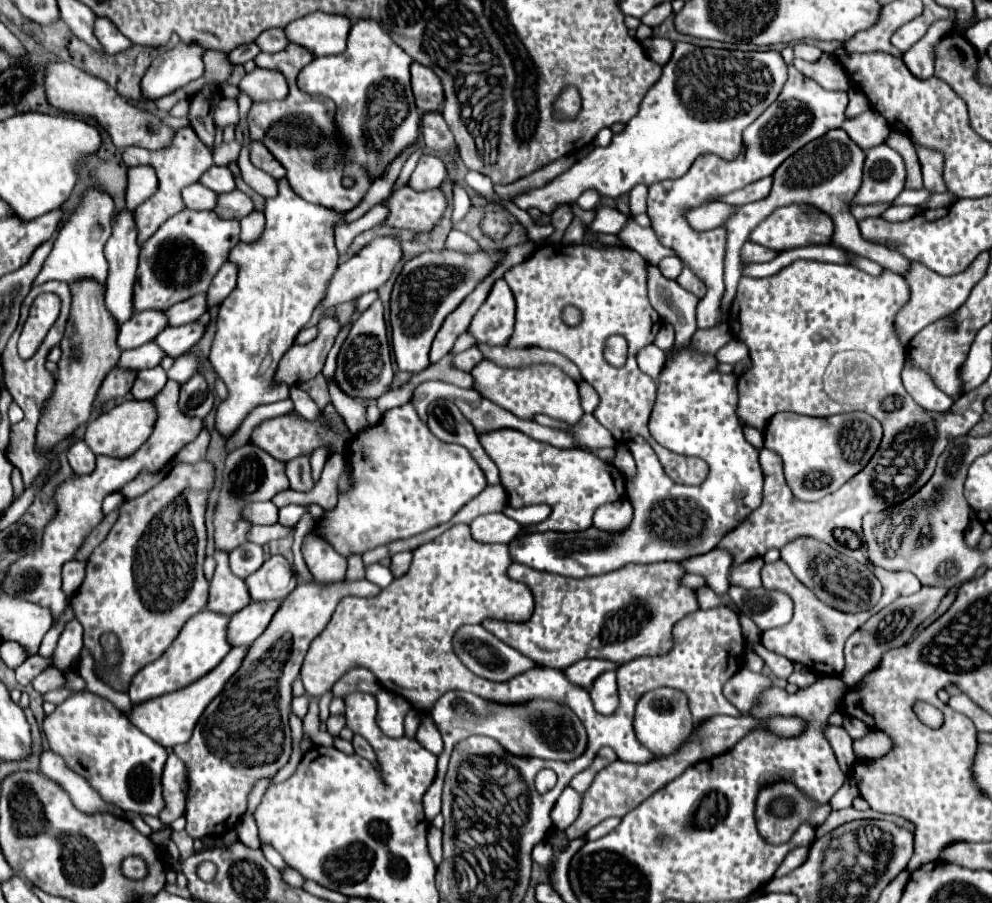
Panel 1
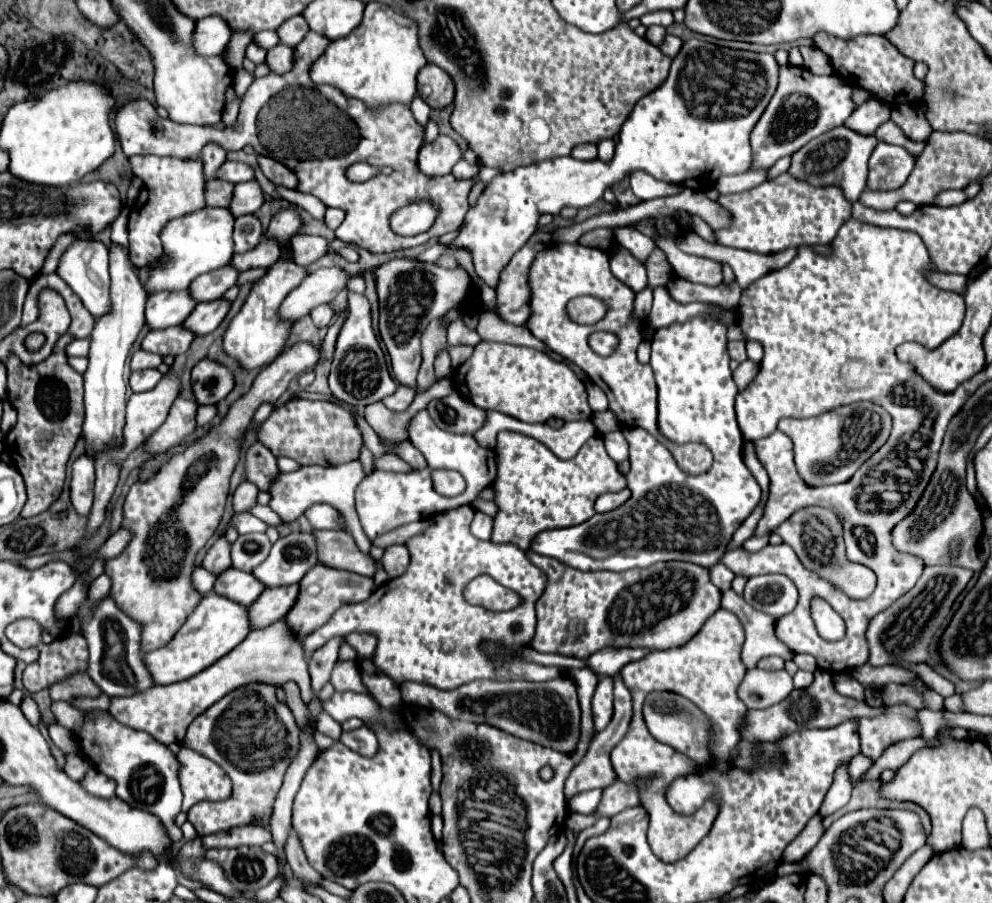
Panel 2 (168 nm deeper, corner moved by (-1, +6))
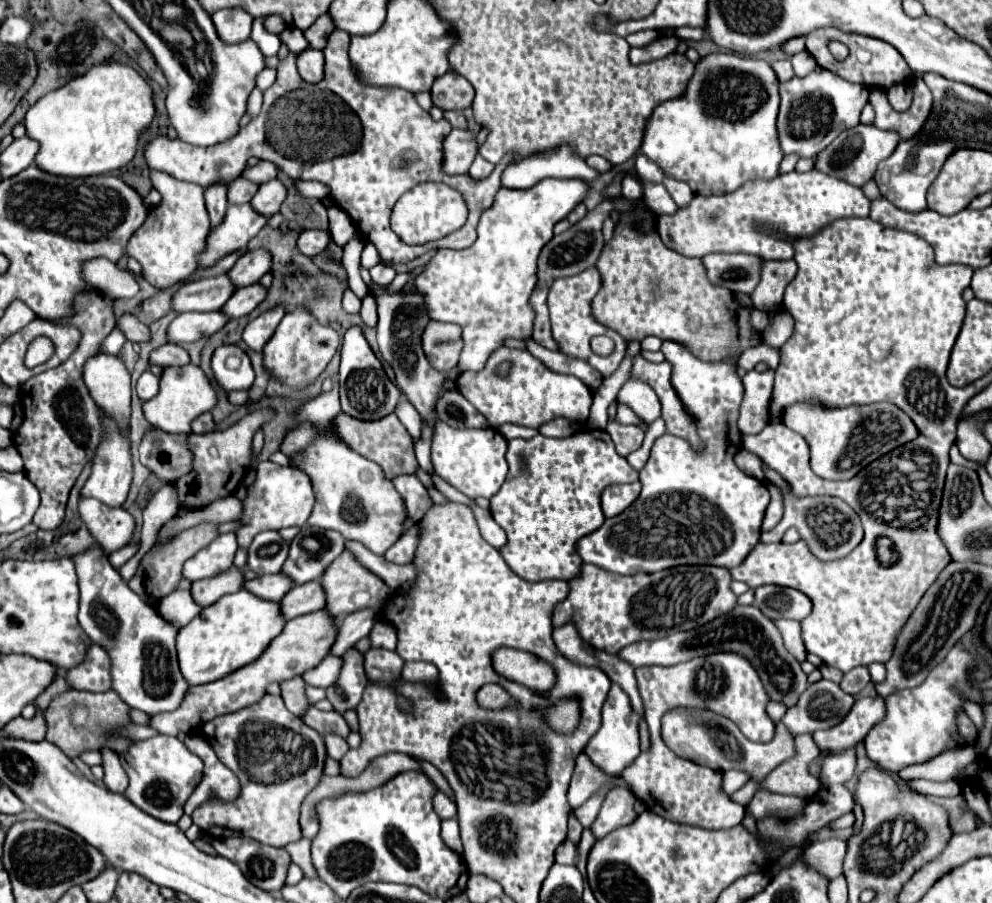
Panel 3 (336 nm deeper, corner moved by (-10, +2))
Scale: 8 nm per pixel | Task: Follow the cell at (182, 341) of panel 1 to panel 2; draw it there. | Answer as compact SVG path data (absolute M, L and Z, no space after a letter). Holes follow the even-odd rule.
M221 298L213 300L213 302L207 302L207 304L197 304L181 326L185 330L193 332L195 336L211 334L221 324L227 310L229 310L229 302L225 302Z

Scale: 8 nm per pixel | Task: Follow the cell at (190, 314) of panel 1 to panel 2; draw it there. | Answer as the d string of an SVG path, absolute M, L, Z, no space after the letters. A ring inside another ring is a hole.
M223 266L215 272L197 276L187 290L195 302L219 300L223 296L223 292L235 284L237 276L239 276L239 272L235 272L231 266Z

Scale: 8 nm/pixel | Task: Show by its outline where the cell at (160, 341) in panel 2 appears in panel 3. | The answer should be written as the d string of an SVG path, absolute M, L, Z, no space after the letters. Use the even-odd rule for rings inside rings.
M222 310L214 312L184 312L174 318L174 322L168 328L168 342L194 342L204 336L212 336L224 324L228 322L228 316Z

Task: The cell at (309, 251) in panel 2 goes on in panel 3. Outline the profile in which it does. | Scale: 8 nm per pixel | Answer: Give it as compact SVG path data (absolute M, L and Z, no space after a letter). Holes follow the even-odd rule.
M336 30L332 32L332 38L328 38L328 46L324 48L326 54L326 76L322 82L318 84L308 84L300 78L298 70L296 70L296 54L288 54L280 66L278 66L278 78L274 82L272 88L268 88L264 92L264 104L262 104L262 112L250 120L248 126L240 128L240 132L232 138L226 140L224 144L216 144L216 148L192 148L190 144L184 144L180 140L170 140L168 136L158 136L156 140L152 140L146 150L146 162L152 170L160 170L170 174L176 180L182 182L192 182L192 184L200 184L202 188L208 188L212 184L230 184L234 182L238 176L242 176L248 158L256 156L260 160L272 160L280 170L284 170L290 178L294 180L316 180L316 182L324 182L332 188L332 200L338 208L346 210L354 222L354 226L358 228L358 232L362 234L364 240L370 240L376 244L380 256L384 262L410 262L430 250L438 250L438 248L454 248L454 250L462 250L474 244L476 240L476 224L480 220L480 214L484 210L488 210L494 202L496 192L500 190L500 176L504 172L504 168L512 162L512 152L506 154L500 164L494 168L494 172L488 178L480 178L480 180L472 180L468 174L446 174L442 170L442 160L444 160L444 152L442 152L442 140L450 134L452 126L448 120L432 120L432 116L420 108L420 104L416 102L414 94L402 88L392 88L392 86L372 86L362 82L354 68L352 62L348 58L348 48L350 48L350 34L344 30ZM422 164L424 164L424 182L444 182L452 188L458 188L458 192L464 196L466 204L468 204L468 222L464 228L452 232L452 236L440 238L436 242L426 242L420 246L408 246L404 242L400 242L400 238L392 232L390 228L390 212L394 208L394 202L408 192L408 188L414 188L416 184L422 182Z

